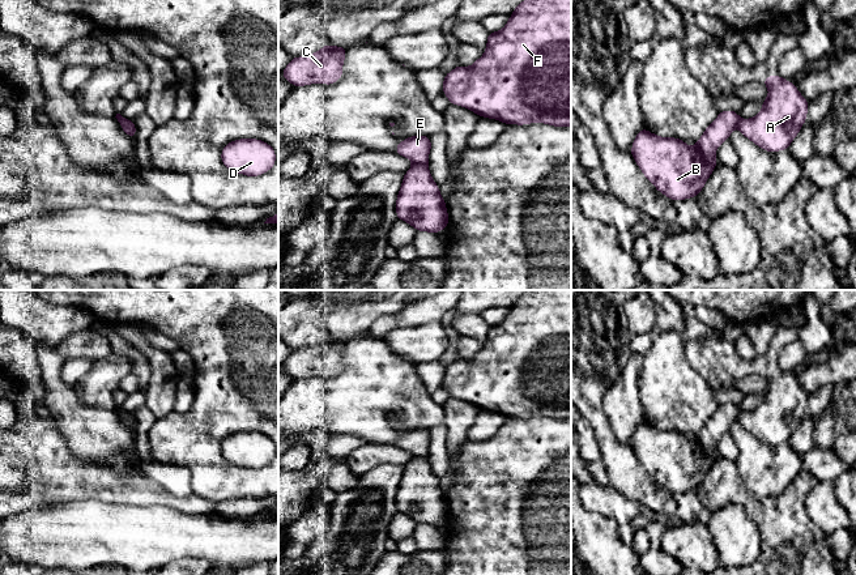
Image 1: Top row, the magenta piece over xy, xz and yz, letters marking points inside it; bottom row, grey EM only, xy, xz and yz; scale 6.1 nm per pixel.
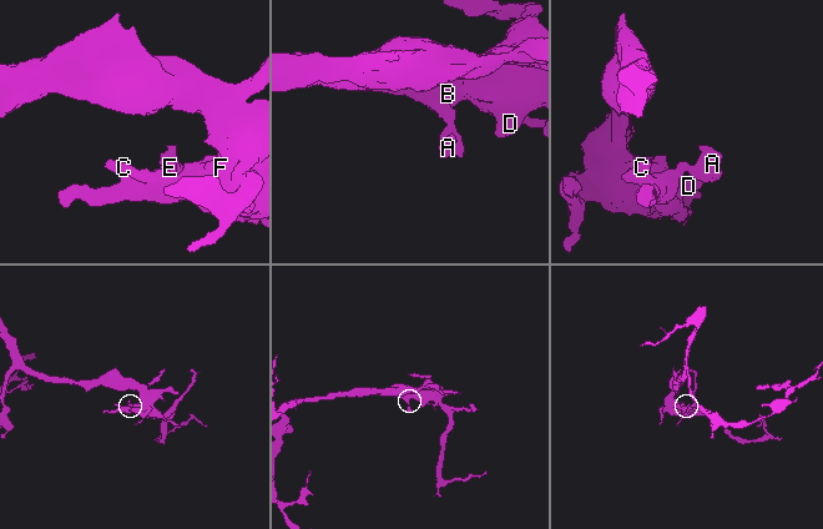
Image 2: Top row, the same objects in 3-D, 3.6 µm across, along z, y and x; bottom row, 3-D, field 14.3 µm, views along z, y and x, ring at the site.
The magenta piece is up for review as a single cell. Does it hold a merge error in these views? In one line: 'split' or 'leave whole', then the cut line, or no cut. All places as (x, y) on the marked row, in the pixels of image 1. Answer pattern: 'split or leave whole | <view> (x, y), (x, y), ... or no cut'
split | xz (413, 164), (426, 165)

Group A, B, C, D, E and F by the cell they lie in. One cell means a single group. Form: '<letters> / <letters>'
A / B C D E F

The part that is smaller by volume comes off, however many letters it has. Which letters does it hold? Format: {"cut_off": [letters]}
{"cut_off": ["A"]}

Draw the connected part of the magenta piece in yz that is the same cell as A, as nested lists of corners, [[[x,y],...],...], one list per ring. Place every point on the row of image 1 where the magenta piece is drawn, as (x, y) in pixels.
[[[767,76],[763,85],[768,88],[768,97],[762,102],[762,111],[751,119],[741,119],[737,127],[770,153],[789,149],[806,122],[809,102],[782,76]]]

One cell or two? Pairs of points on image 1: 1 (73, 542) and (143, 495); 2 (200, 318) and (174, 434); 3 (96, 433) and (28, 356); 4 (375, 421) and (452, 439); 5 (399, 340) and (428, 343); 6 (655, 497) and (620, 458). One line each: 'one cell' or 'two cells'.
1: two cells
2: one cell
3: two cells
4: two cells
5: one cell
6: one cell

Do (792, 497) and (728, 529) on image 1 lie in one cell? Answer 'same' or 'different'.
different

